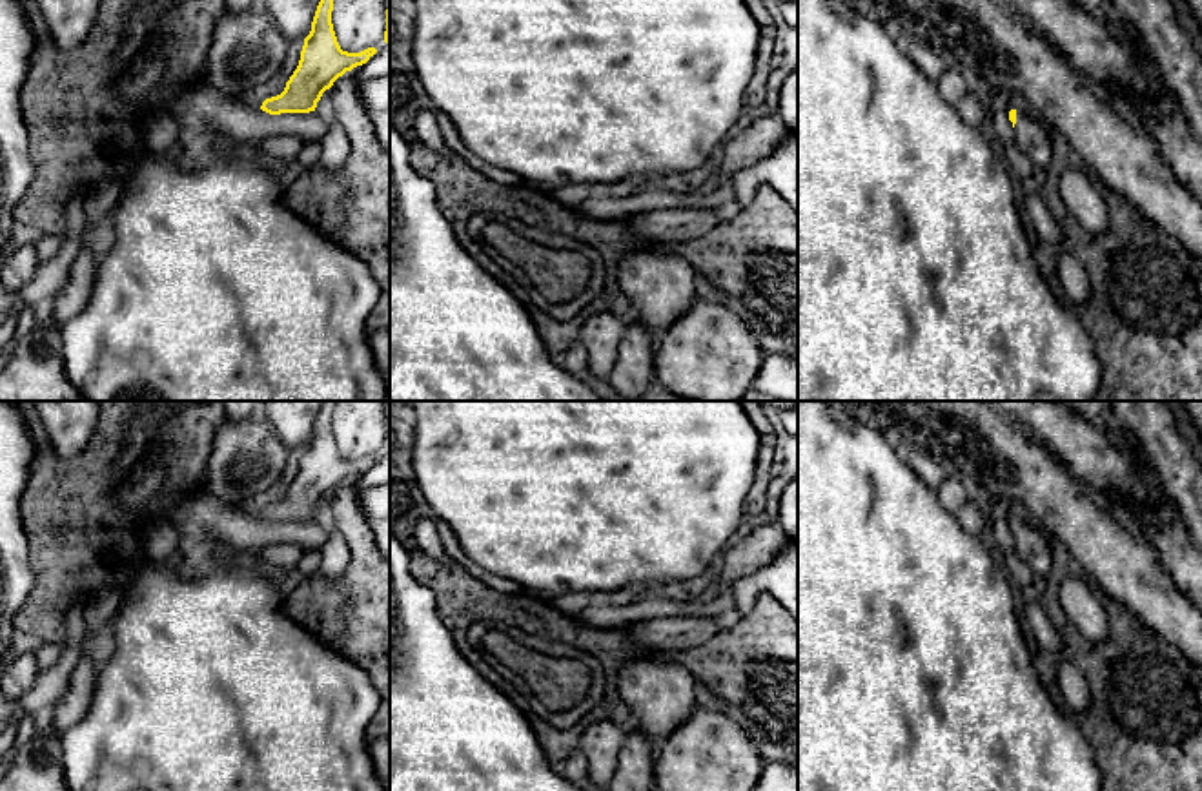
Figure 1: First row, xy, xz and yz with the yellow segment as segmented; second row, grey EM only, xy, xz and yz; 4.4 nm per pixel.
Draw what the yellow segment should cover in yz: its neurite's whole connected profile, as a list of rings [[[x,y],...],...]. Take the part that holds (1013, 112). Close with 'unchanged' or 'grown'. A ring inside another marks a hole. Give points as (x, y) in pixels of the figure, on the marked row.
[[[1011,109],[1009,120],[1014,128],[1014,142],[1031,159],[1033,166],[1047,168],[1053,157],[1053,133],[1038,117],[1025,117]]]; grown

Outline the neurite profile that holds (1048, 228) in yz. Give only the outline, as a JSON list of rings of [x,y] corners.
[[[1029,195],[1025,204],[1036,230],[1036,237],[1054,248],[1060,248],[1067,237],[1067,231],[1051,213],[1044,195]]]

